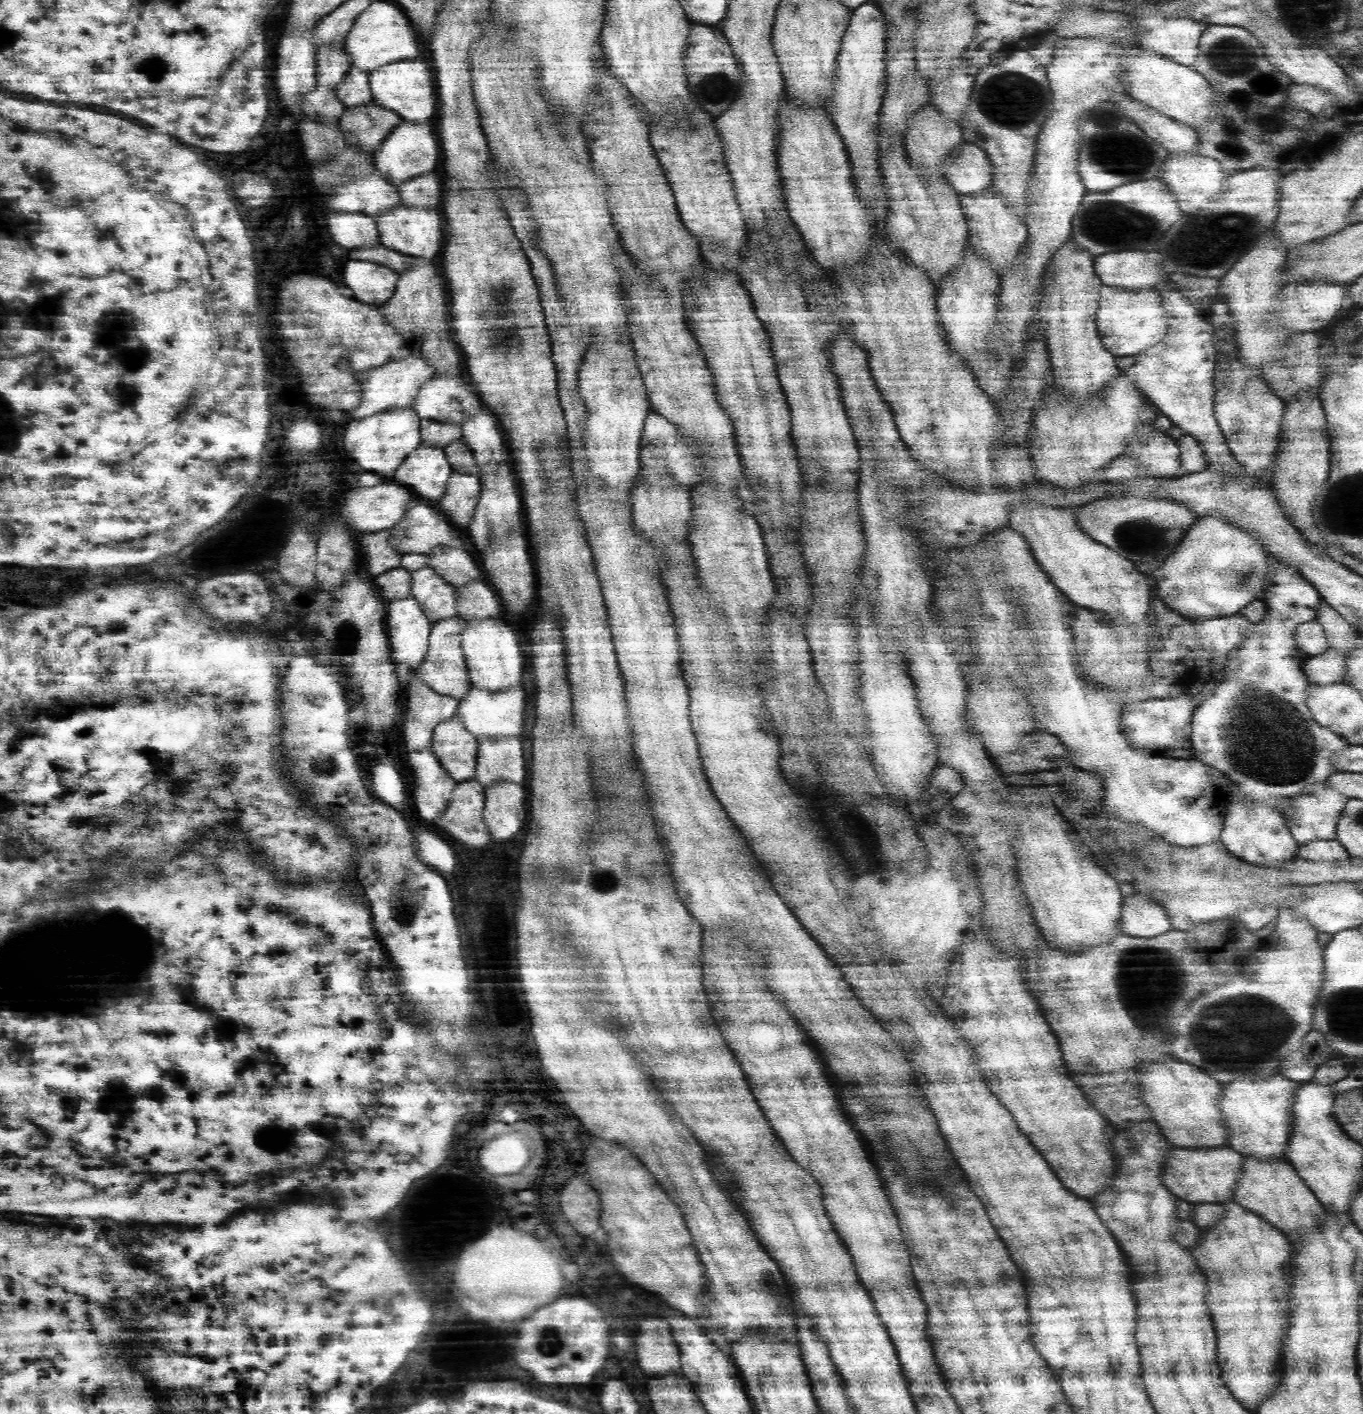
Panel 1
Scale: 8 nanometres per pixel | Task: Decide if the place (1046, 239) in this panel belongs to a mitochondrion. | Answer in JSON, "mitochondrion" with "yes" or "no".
{"mitochondrion":"no"}

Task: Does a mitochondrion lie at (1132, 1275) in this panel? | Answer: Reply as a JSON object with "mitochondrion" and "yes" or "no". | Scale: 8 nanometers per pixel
{"mitochondrion":"no"}

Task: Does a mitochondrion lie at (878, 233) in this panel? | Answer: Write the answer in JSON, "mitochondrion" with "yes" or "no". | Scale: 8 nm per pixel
{"mitochondrion":"no"}

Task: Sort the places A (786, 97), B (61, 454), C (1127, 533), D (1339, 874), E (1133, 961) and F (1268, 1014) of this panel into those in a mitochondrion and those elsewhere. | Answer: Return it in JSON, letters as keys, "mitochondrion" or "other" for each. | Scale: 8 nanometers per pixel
{"A":"other","B":"other","C":"mitochondrion","D":"other","E":"mitochondrion","F":"mitochondrion"}

